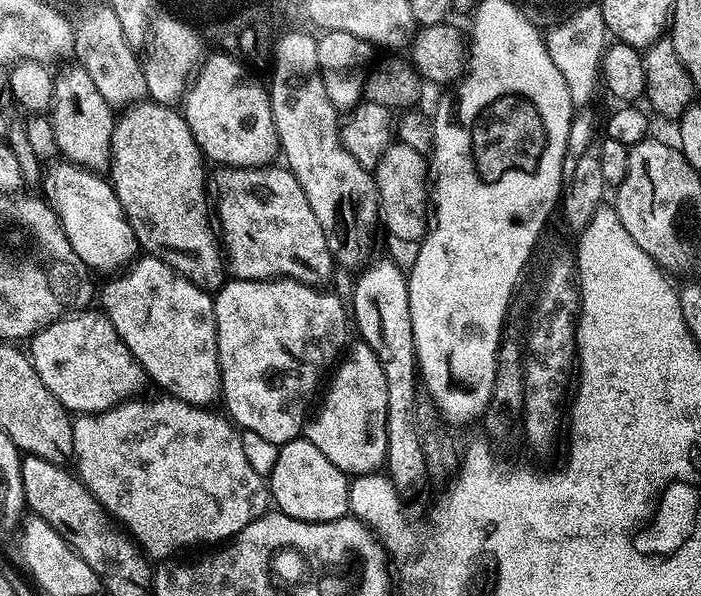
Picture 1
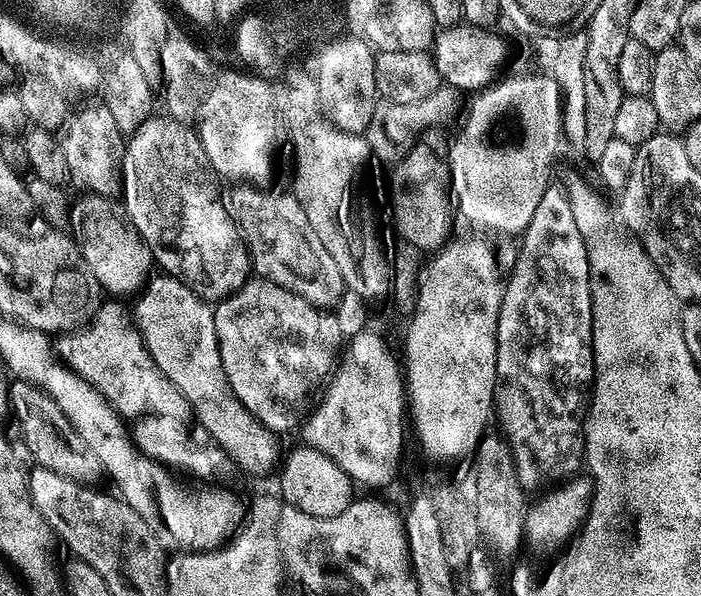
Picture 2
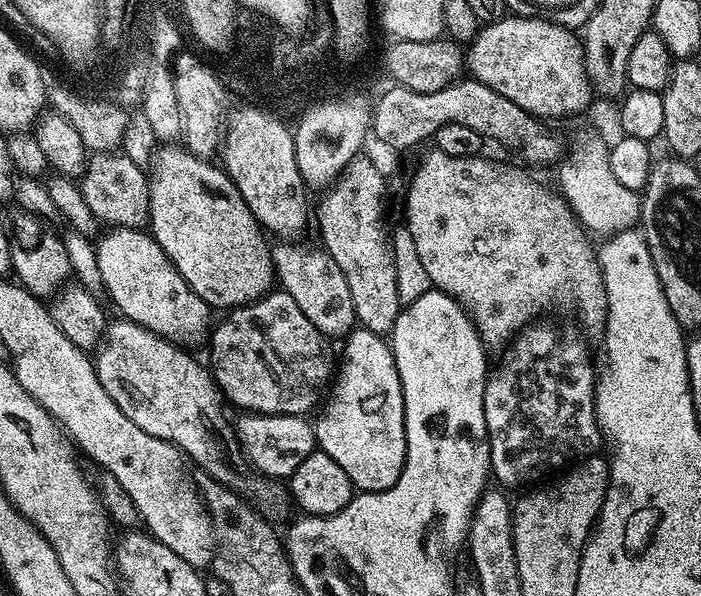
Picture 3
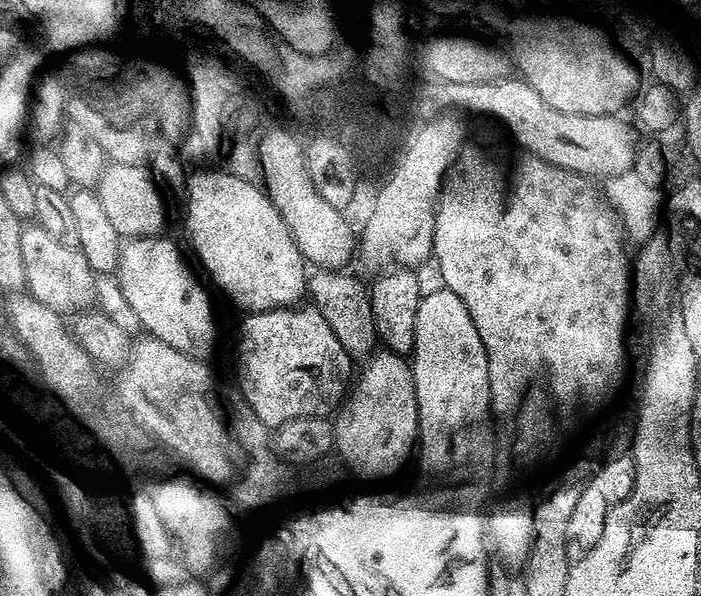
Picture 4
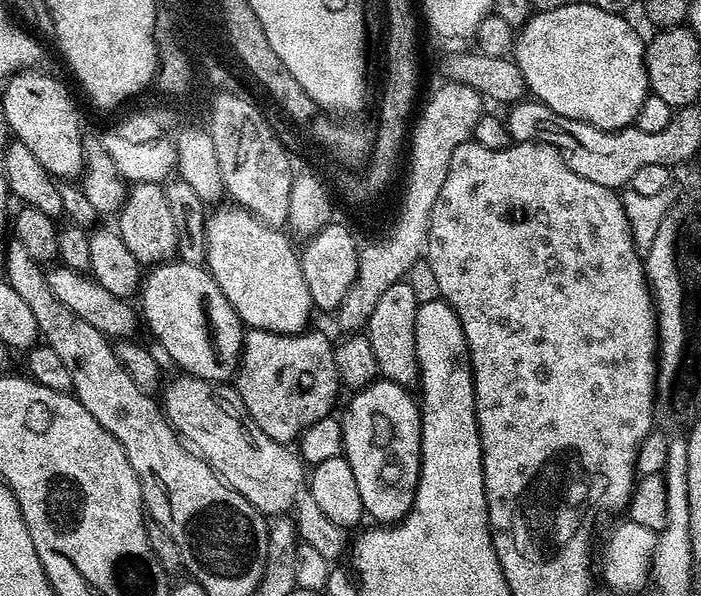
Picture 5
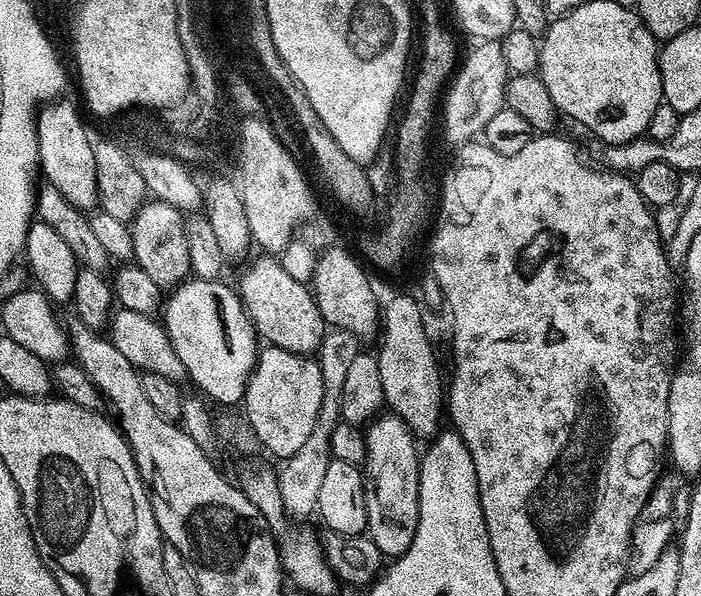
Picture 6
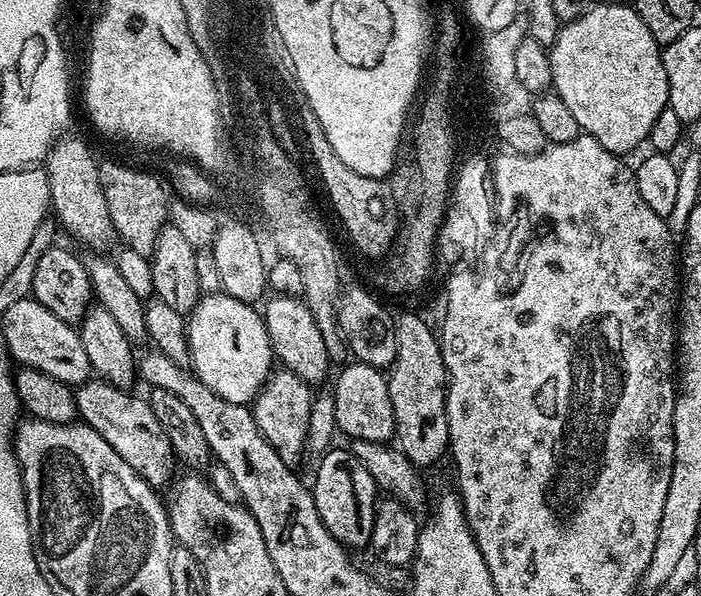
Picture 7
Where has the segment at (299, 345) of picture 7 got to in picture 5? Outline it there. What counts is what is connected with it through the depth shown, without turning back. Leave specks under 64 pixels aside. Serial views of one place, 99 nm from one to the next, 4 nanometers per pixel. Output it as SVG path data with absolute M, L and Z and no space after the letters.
M239 206L228 207L232 208L217 207L217 212L209 215L206 226L206 267L222 294L226 294L226 302L234 306L245 329L257 328L291 336L305 331L314 305L297 249L292 249L283 231L262 223L254 213Z

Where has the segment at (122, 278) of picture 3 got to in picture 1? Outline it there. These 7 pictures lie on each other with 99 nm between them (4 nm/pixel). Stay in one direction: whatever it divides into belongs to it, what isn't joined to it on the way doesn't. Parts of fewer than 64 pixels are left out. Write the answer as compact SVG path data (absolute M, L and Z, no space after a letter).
M60 162L52 173L49 171L43 177L43 190L74 254L78 254L81 262L93 273L116 274L127 269L137 259L141 246L118 202L115 187L103 175L81 168L79 164Z

